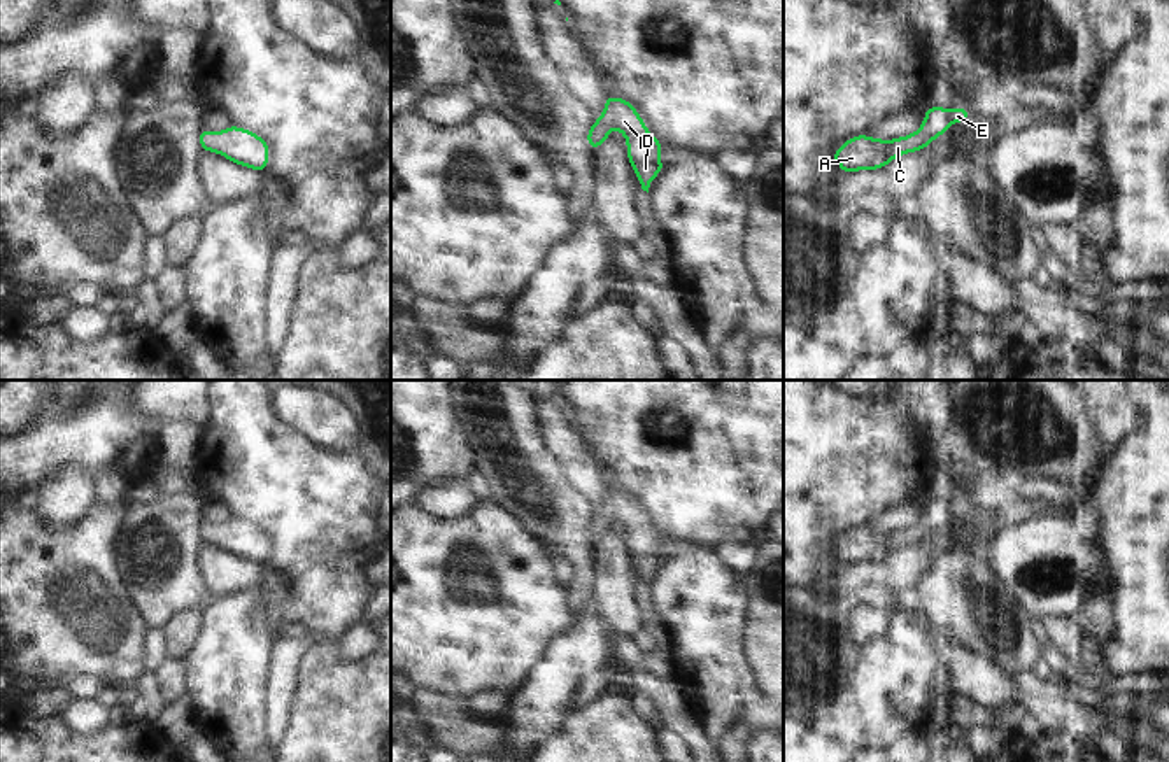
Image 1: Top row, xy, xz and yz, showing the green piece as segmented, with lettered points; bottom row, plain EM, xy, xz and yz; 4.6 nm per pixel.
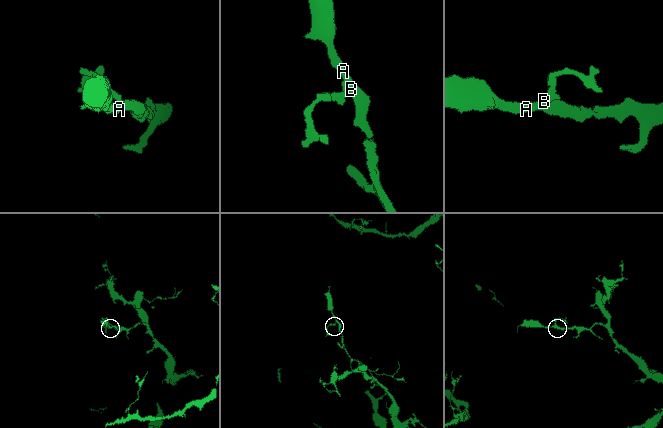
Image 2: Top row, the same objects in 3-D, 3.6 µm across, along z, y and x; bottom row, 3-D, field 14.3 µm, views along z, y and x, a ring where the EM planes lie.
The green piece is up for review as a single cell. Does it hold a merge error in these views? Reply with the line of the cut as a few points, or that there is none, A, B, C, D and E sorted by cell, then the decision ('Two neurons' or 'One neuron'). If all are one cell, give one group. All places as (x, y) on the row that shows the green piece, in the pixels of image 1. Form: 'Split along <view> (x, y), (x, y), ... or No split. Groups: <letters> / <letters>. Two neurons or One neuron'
No split. Groups: A B C D E. One neuron.

